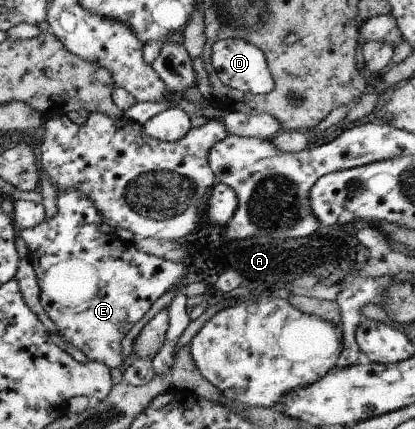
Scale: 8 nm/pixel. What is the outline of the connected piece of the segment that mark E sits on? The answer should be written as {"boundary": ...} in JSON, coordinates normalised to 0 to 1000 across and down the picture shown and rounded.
{"boundary":[[[190,445],[140,448],[140,497],[80,531],[43,538],[63,564],[70,594],[63,604],[82,625],[96,671],[96,706],[147,786],[188,809],[212,839],[239,841],[265,860],[296,858],[289,797],[318,760],[347,739],[376,697],[422,674],[443,643],[441,611],[390,604],[337,585],[323,562],[287,557],[251,529],[246,503],[227,471]]]}

